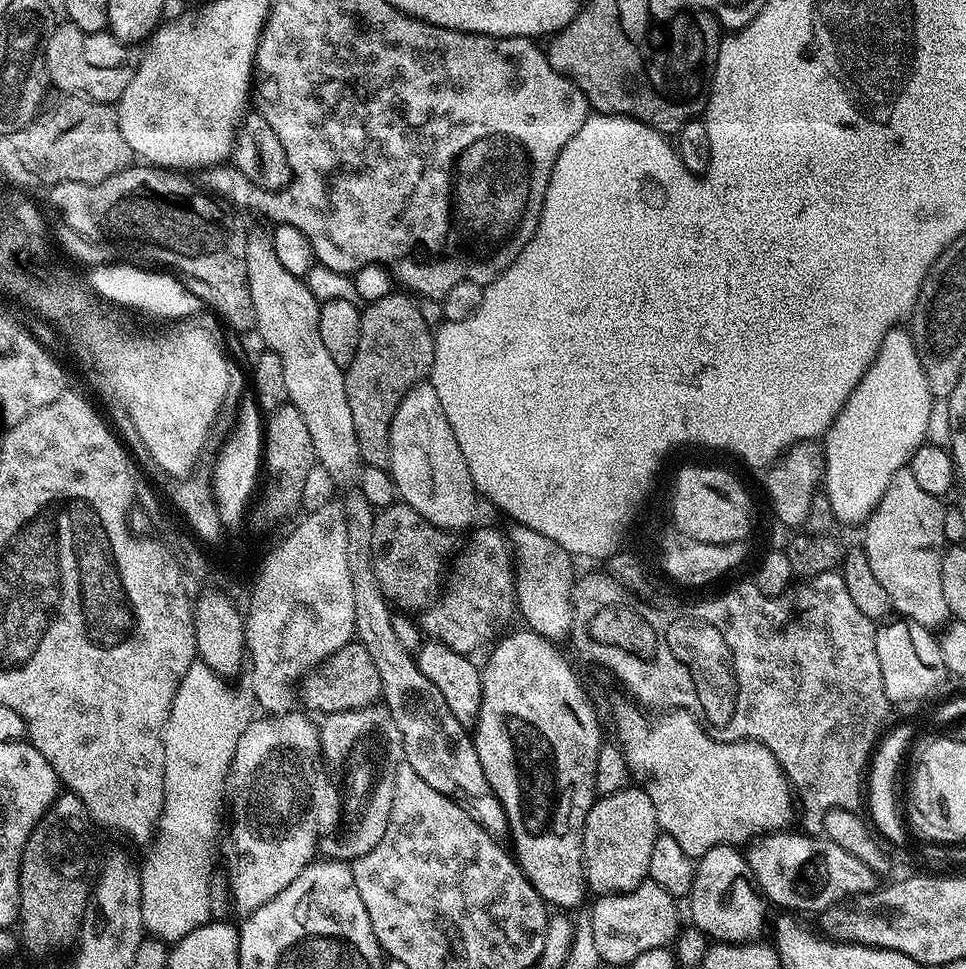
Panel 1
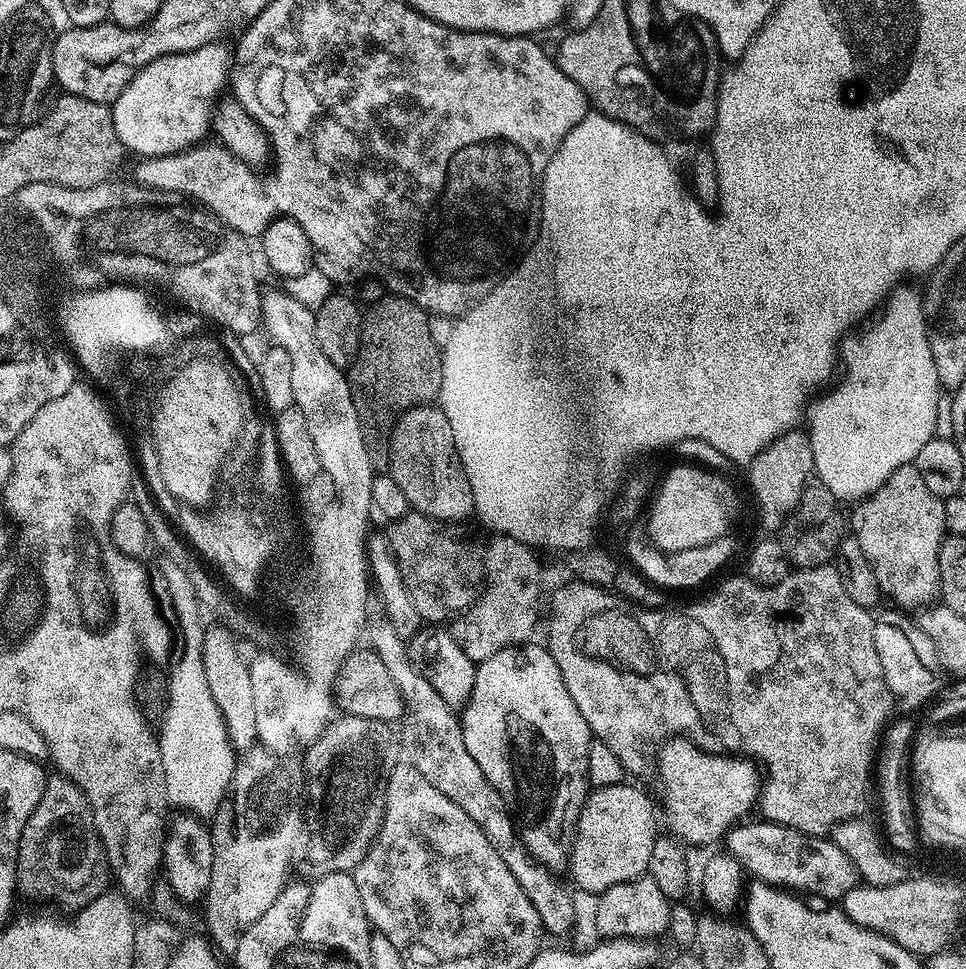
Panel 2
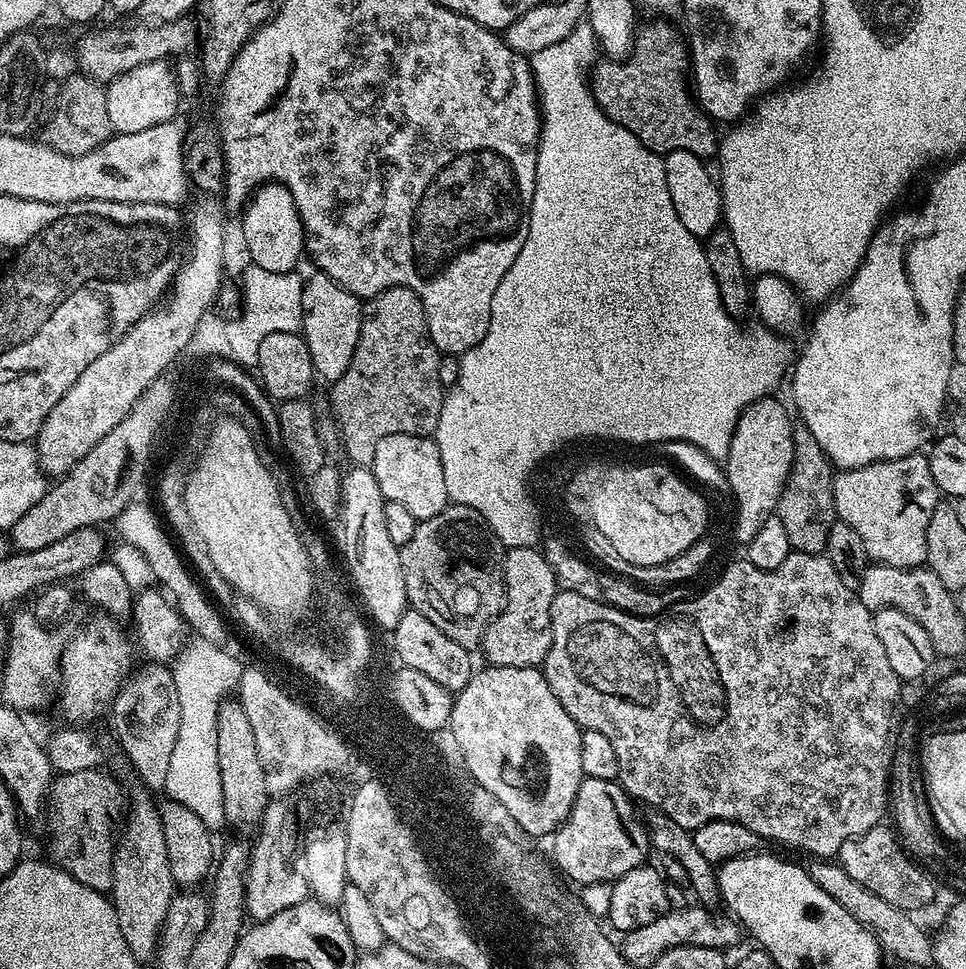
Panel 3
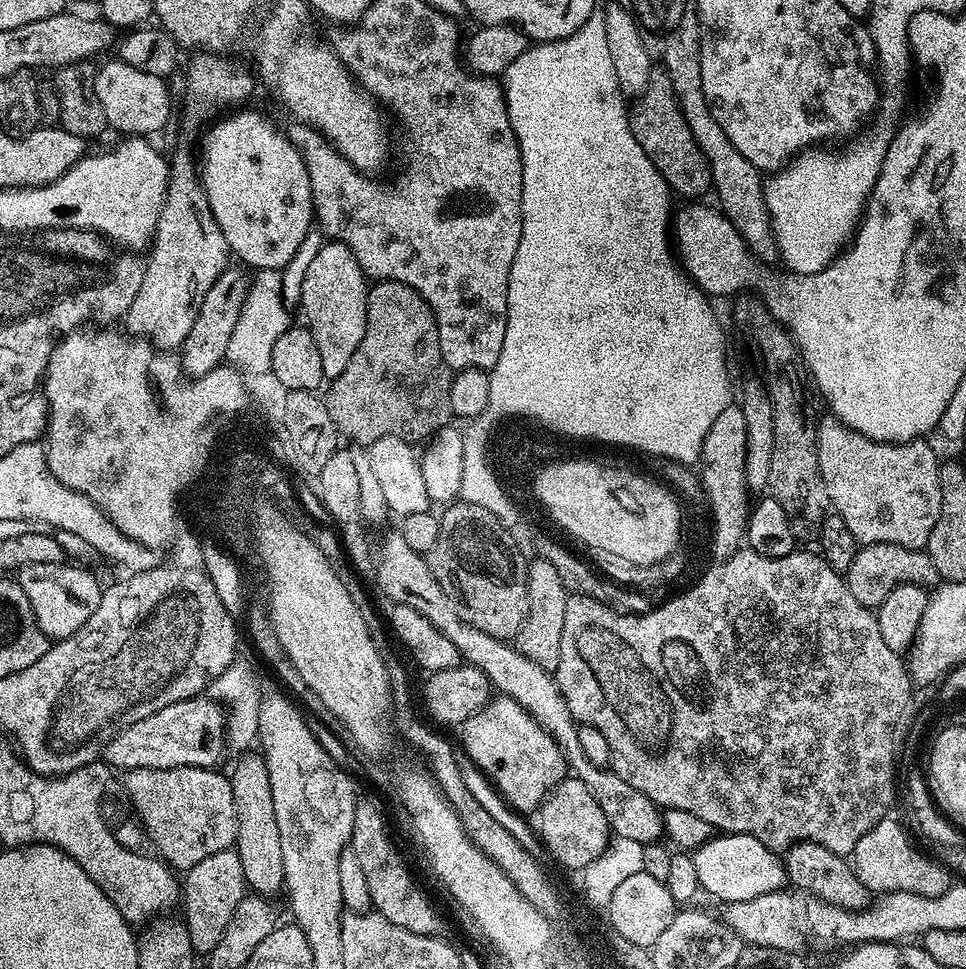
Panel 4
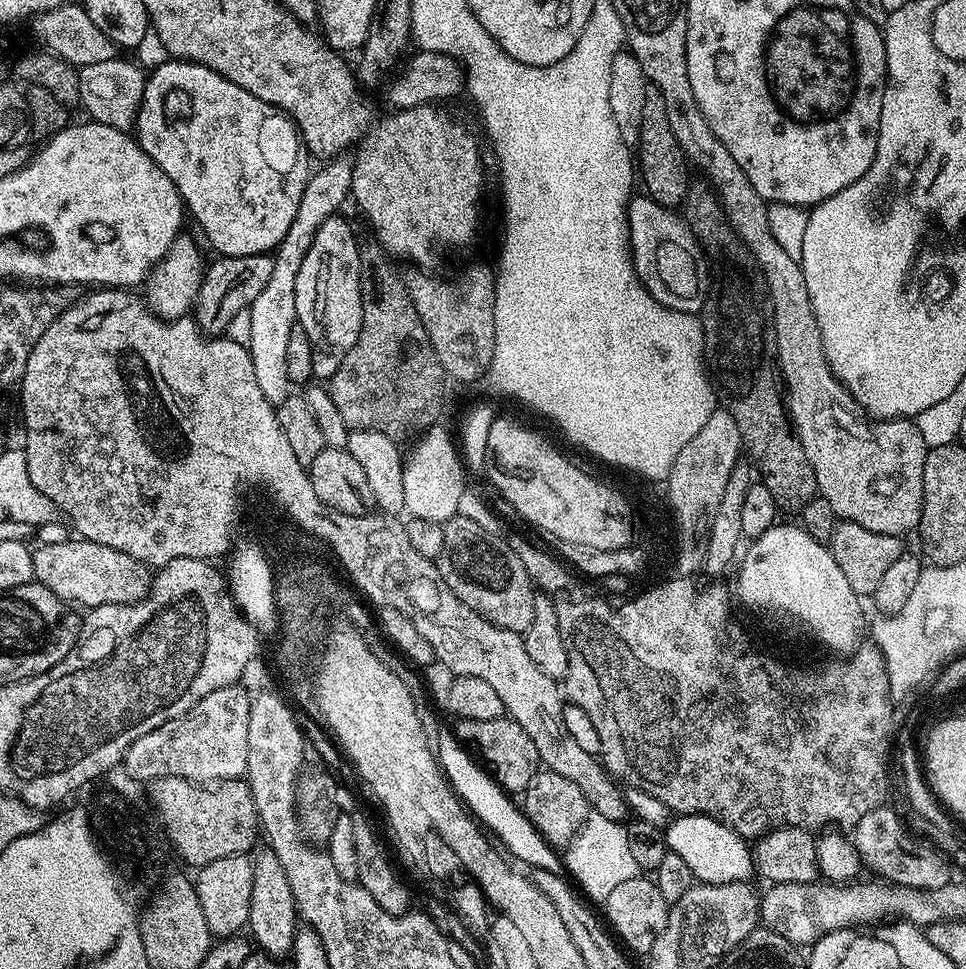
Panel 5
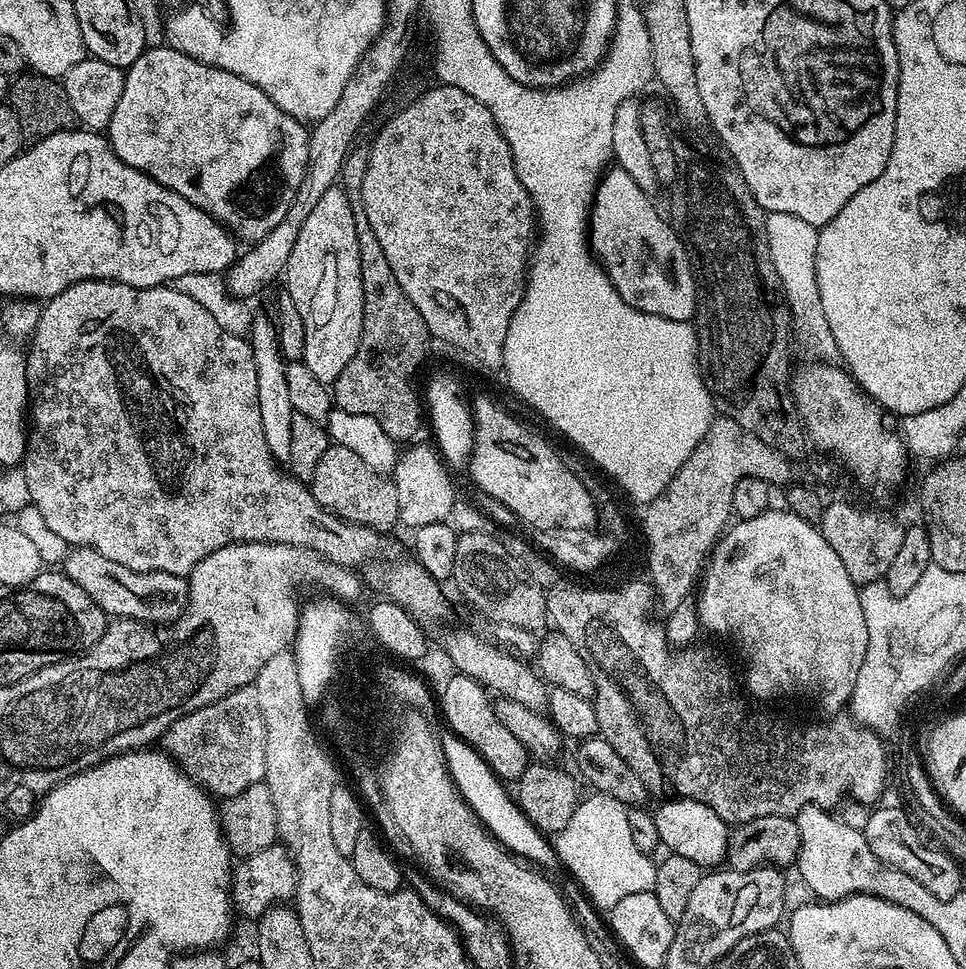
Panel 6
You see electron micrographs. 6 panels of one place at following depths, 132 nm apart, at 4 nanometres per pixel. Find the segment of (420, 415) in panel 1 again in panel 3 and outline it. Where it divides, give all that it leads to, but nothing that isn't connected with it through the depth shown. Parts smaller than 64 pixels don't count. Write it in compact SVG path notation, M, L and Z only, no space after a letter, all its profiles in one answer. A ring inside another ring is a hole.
M390 434L378 442L370 469L378 480L384 499L398 502L414 514L417 522L434 518L450 501L446 494L446 477L442 475L442 458L432 436L414 434Z

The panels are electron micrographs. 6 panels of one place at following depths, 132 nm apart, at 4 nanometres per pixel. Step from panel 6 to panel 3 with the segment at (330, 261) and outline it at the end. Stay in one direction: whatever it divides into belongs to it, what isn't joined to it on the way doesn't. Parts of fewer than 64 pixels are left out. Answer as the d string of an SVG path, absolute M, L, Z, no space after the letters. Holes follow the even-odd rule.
M317 271L315 275L304 281L301 329L317 377L331 382L346 374L346 366L350 366L350 358L354 358L354 346L358 346L362 326L362 304L357 296L338 286L325 272Z

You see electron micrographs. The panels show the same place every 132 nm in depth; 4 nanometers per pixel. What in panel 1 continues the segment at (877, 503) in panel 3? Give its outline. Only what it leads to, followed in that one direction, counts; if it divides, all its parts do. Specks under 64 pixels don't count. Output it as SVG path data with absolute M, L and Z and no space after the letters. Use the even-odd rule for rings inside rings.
M908 467L898 470L894 478L890 478L890 486L886 486L886 494L878 502L878 506L868 515L863 525L864 541L862 547L869 559L870 569L874 577L878 578L879 585L886 590L890 596L893 609L903 619L918 622L918 626L929 630L943 629L949 623L948 607L946 597L942 594L942 558L946 551L946 541L942 522L944 521L945 505L941 497L934 494L926 494L914 474Z

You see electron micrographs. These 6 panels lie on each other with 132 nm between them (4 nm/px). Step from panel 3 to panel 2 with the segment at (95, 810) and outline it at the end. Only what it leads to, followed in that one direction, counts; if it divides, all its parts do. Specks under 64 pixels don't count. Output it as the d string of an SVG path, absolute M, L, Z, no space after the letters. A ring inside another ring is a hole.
M52 774L45 779L42 798L38 798L34 814L30 814L26 826L22 826L16 882L23 895L25 892L28 896L53 900L71 910L85 908L109 891L108 859L96 832L92 807L84 791L67 776Z

